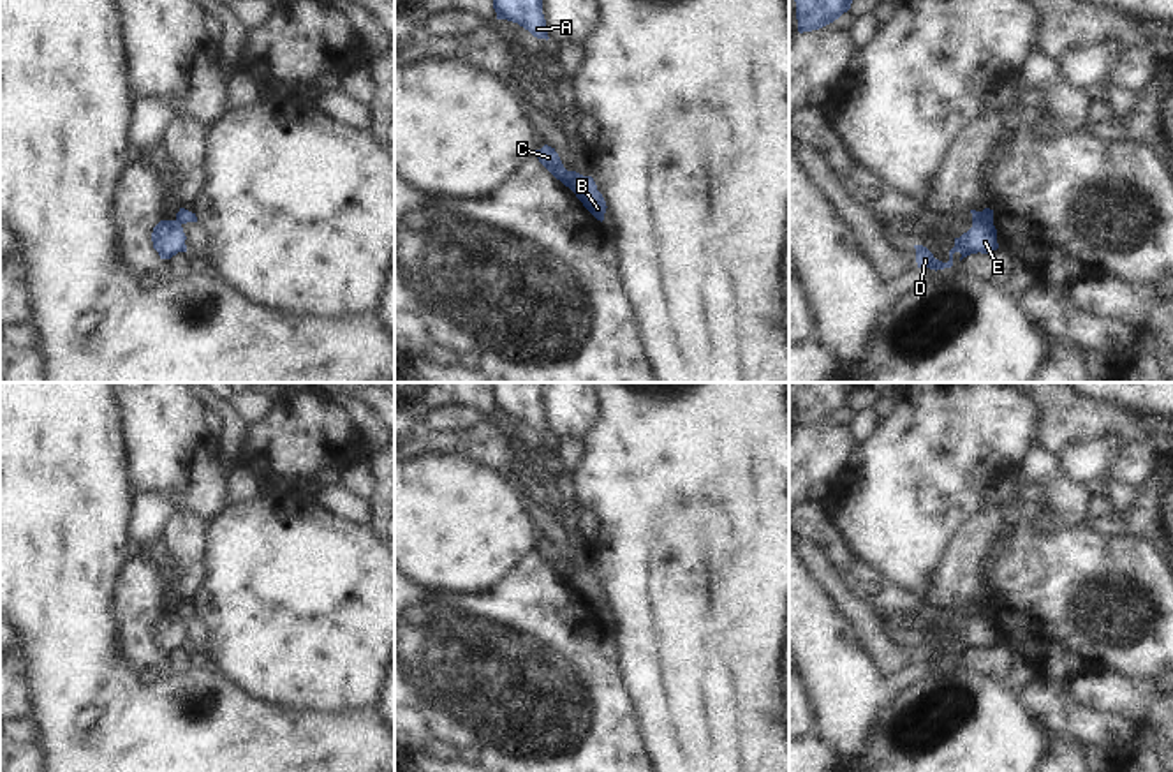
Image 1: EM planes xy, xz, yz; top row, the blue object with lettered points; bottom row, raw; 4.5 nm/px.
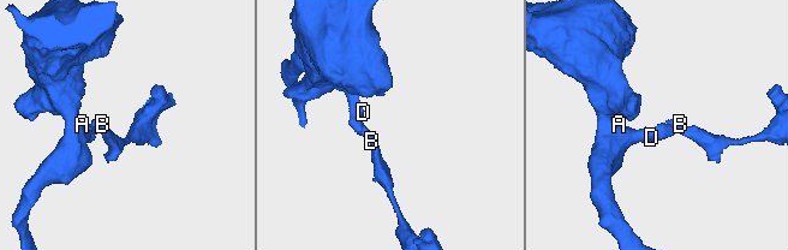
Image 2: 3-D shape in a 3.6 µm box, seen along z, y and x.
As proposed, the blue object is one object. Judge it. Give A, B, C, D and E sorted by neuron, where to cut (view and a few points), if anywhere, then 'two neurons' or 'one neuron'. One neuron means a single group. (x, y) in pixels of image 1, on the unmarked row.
groups A C D E / B; cut yz (973, 616), (992, 621); two neurons

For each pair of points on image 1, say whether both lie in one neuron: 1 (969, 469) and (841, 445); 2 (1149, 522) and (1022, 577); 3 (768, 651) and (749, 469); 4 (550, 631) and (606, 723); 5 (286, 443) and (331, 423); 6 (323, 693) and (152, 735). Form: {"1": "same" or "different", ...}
{"1": "different", "2": "different", "3": "same", "4": "same", "5": "same", "6": "different"}

